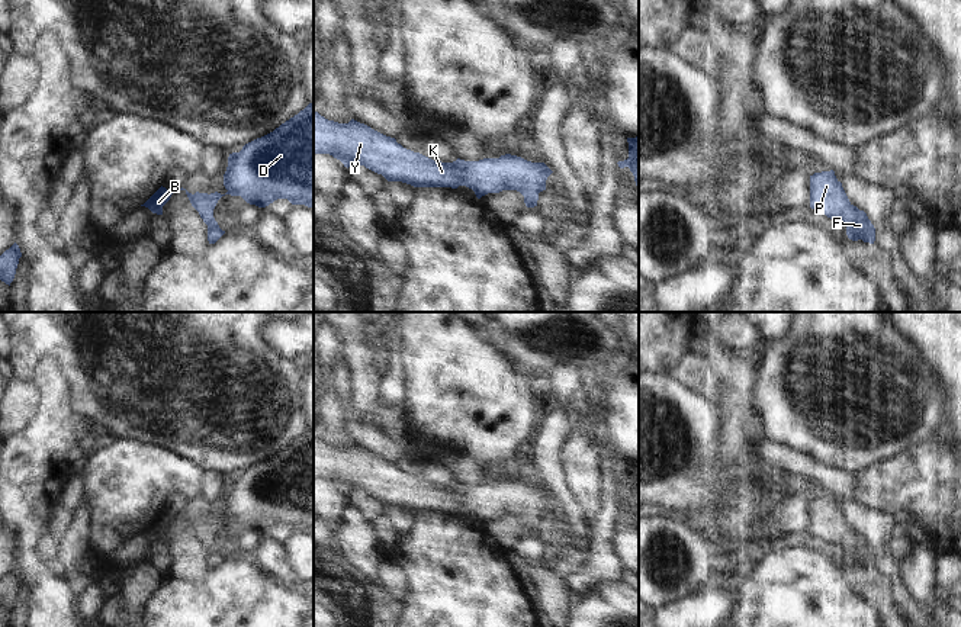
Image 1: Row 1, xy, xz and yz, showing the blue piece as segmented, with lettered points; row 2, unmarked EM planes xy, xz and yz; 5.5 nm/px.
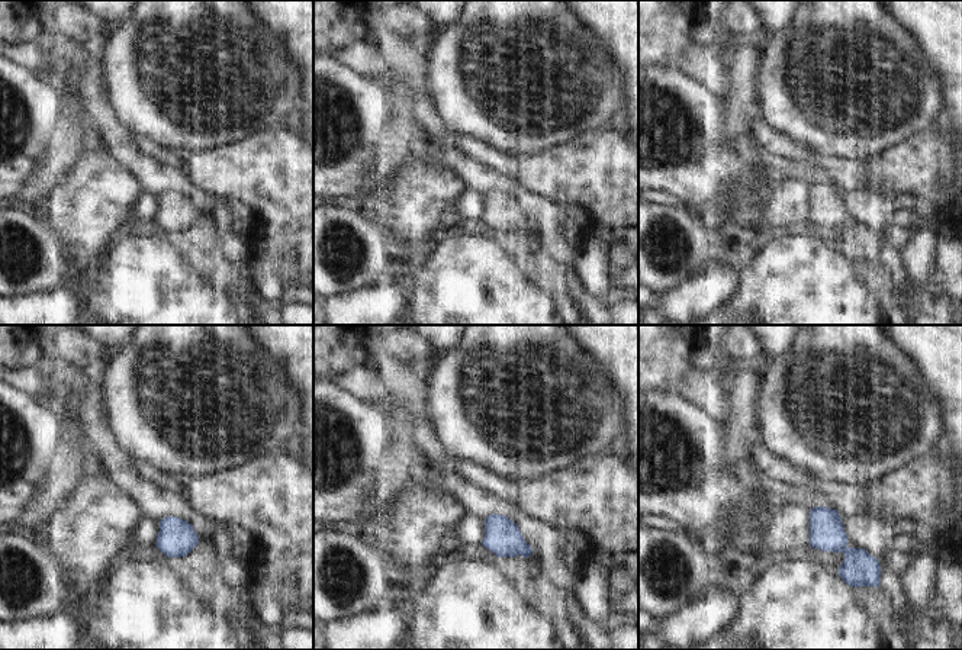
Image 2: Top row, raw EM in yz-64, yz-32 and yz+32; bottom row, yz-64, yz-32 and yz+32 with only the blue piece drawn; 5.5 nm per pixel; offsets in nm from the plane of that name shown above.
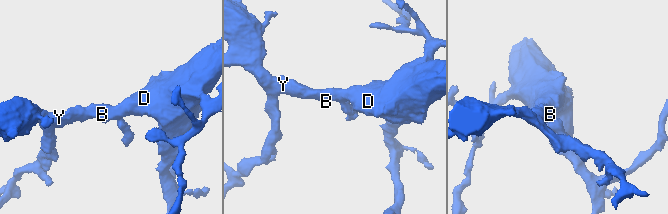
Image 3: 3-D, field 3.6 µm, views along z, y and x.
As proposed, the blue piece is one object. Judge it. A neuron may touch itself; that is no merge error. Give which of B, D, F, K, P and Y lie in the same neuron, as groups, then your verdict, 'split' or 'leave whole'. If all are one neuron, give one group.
groups B D F K P Y; leave whole

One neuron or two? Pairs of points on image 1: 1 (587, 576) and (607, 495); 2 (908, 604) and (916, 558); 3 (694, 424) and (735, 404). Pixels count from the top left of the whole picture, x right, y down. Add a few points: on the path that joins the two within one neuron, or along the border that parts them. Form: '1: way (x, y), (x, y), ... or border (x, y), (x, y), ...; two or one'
1: way (601, 556), (601, 526), (607, 515); one
2: border (899, 560), (902, 579), (921, 608); two
3: border (717, 407), (722, 415), (722, 444), (719, 447); two

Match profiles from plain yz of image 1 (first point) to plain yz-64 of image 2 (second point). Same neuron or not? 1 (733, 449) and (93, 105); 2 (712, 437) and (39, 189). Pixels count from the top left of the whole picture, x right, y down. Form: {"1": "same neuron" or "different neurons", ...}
{"1": "different neurons", "2": "different neurons"}

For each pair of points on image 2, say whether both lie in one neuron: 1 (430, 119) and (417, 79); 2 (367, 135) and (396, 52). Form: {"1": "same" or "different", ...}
{"1": "different", "2": "different"}

